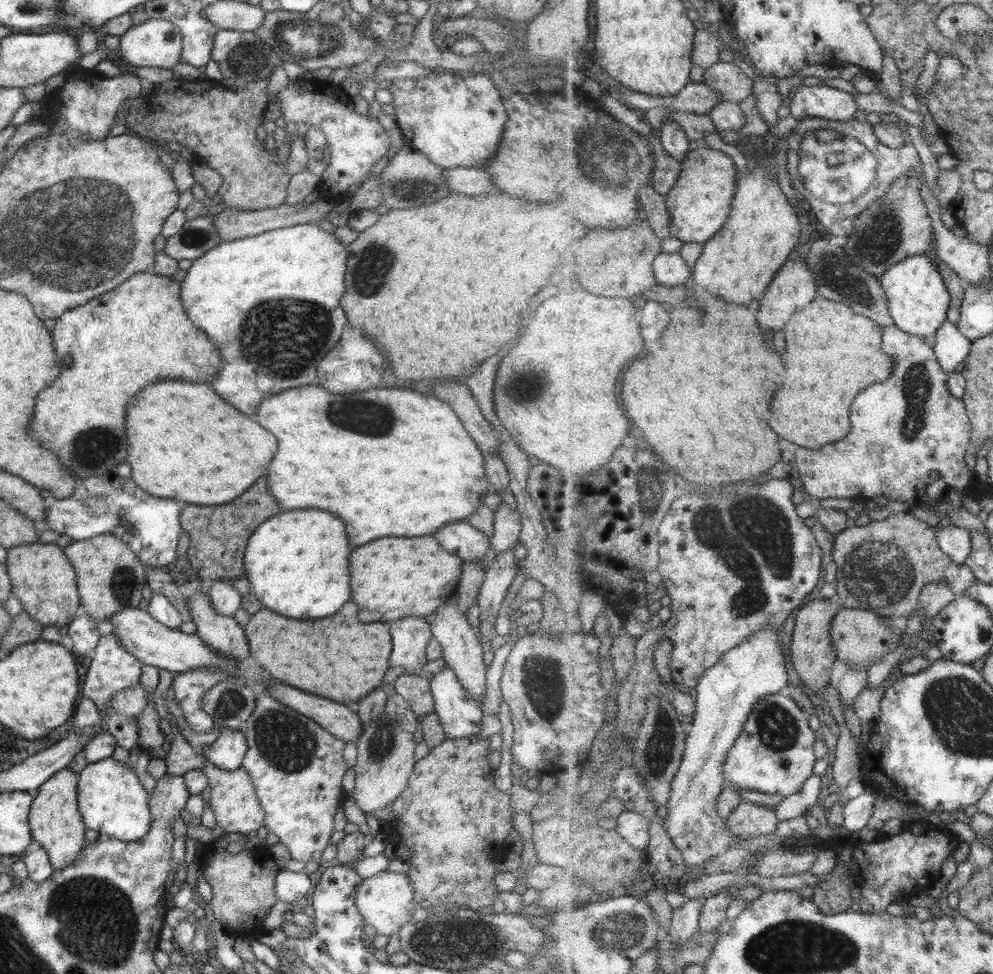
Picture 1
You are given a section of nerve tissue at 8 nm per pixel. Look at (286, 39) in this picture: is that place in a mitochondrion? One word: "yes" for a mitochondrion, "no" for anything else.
yes

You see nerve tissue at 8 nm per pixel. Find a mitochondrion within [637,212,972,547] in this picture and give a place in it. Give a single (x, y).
(916, 382)

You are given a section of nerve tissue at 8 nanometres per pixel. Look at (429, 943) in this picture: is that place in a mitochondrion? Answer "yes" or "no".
yes

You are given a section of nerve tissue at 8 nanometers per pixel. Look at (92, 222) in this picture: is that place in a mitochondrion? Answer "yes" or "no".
yes

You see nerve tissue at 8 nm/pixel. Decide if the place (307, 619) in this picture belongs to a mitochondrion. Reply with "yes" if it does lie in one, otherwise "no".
no

